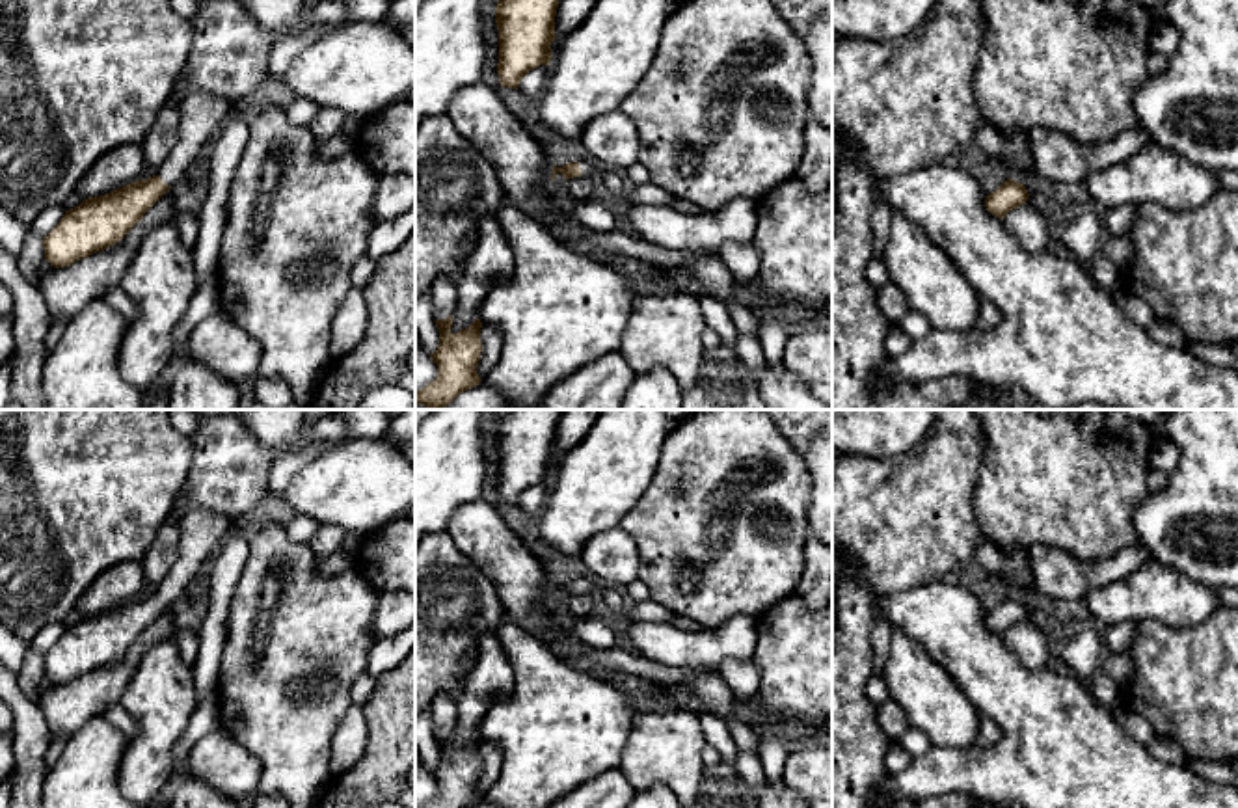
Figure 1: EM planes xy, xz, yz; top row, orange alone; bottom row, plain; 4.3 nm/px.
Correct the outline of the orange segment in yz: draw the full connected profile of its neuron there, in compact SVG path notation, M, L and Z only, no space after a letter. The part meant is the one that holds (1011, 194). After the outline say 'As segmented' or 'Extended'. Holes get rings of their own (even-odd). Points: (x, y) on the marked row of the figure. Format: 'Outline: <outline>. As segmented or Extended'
Outline: M1007 179L996 192L989 194L985 199L987 210L996 218L1005 218L1005 214L1028 201L1029 194L1024 184Z. As segmented

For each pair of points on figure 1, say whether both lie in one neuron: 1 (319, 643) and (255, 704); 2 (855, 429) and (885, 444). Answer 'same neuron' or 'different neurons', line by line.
1: same neuron
2: same neuron

